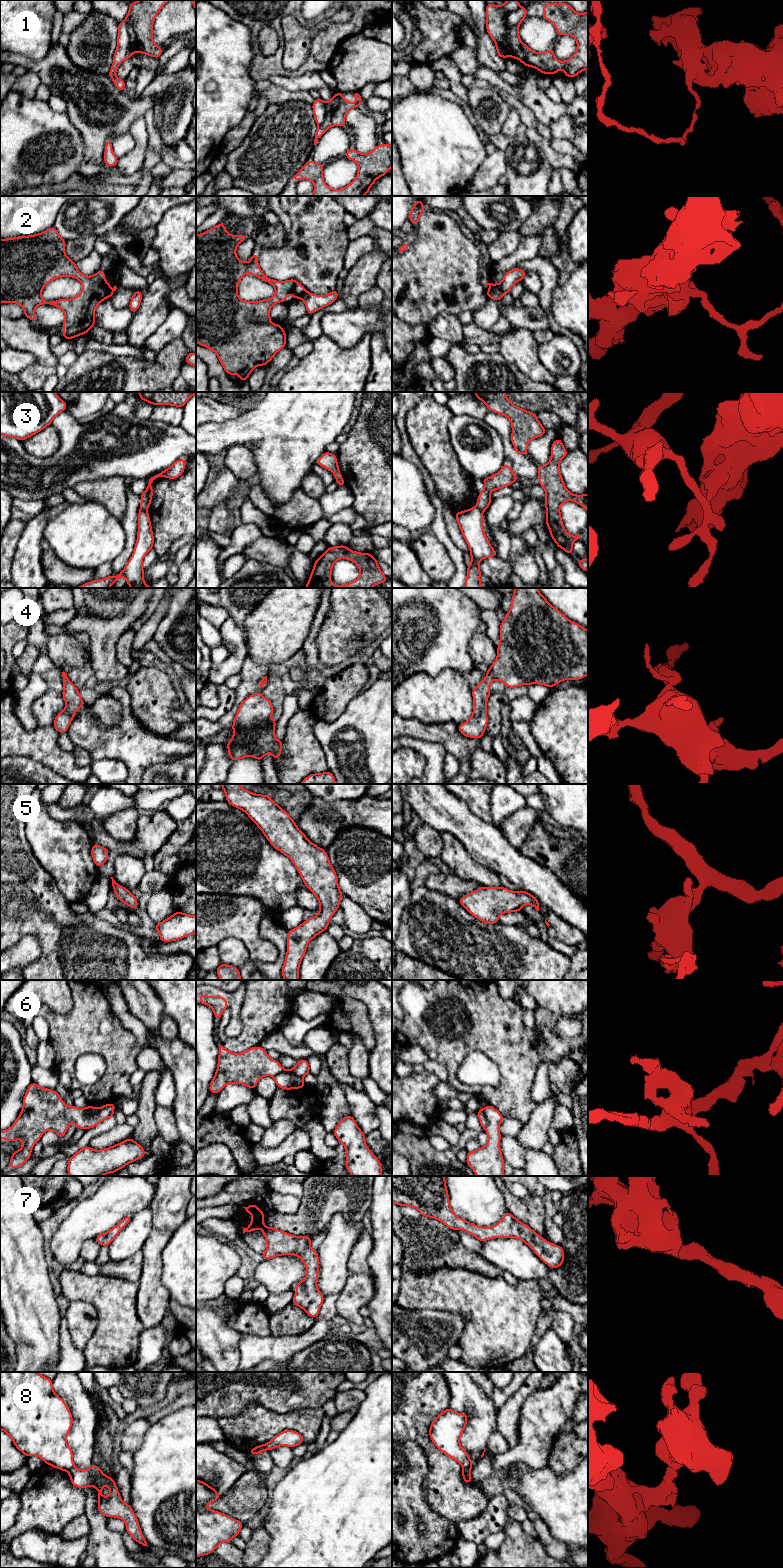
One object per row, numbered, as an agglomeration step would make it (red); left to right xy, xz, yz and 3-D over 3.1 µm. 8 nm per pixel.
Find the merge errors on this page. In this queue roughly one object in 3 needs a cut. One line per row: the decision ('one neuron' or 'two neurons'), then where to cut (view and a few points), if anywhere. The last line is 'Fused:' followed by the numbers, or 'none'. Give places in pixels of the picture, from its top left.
1: two neurons | yz (519, 6), (508, 15), (507, 28)
2: two neurons | xz (306, 291), (300, 297)
3: two neurons | xy (140, 508), (146, 510)
4: one neuron | no cut
5: one neuron | no cut
6: two neurons | xz (301, 1076), (297, 1076), (289, 1071), (282, 1071), (274, 1077)
7: one neuron | no cut
8: two neurons | yz (463, 1468), (469, 1470)
Fused: 1, 2, 3, 6, 8

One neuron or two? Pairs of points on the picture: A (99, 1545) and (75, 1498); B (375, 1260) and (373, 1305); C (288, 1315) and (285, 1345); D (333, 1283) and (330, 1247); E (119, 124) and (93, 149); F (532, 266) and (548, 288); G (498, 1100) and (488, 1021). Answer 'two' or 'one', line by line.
A: two
B: one
C: two
D: one
E: one
F: one
G: one

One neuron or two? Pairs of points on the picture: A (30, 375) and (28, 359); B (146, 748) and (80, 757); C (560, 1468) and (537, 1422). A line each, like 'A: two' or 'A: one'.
A: two
B: two
C: two

